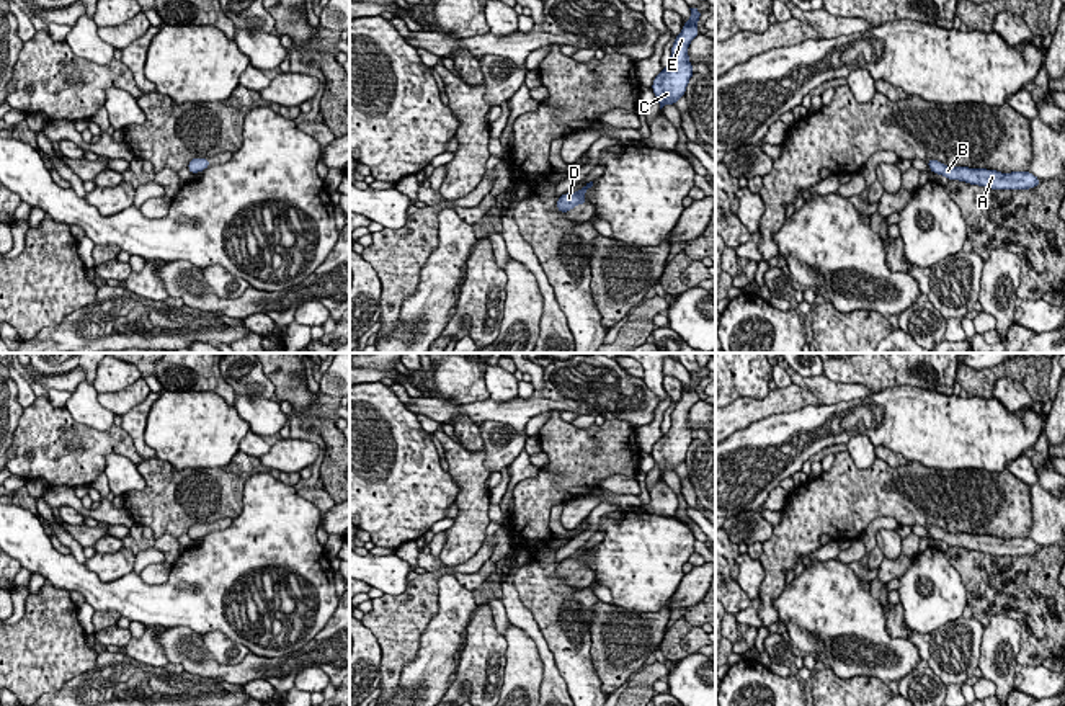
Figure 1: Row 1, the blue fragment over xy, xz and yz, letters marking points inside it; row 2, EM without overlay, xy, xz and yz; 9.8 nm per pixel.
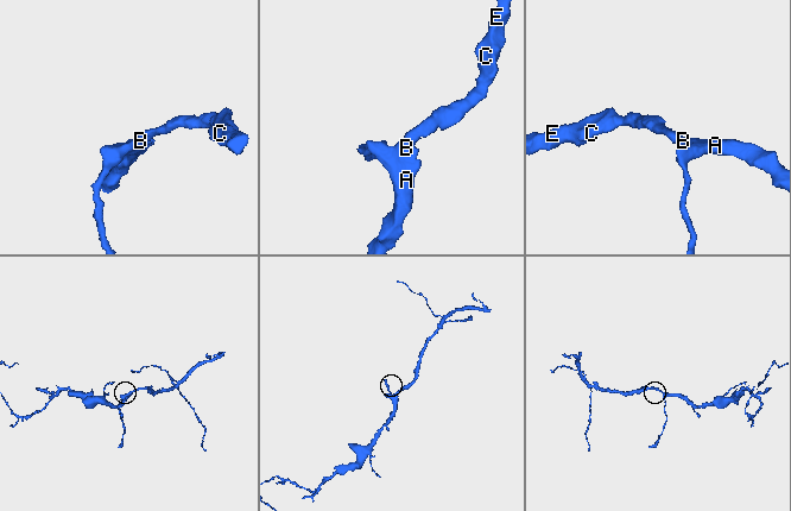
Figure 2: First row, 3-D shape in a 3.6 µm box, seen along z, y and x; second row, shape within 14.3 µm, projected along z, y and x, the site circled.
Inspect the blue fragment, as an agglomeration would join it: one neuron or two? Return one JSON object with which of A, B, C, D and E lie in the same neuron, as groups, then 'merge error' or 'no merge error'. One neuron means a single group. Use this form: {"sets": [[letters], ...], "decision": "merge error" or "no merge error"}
{"sets": [["A", "B", "C", "D", "E"]], "decision": "no merge error"}

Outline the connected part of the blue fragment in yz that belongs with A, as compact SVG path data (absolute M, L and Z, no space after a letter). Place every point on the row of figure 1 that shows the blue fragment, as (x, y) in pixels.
M934 159L926 163L933 173L944 175L947 180L959 180L991 190L1029 190L1042 181L1031 172L1001 173L987 168L947 167Z

